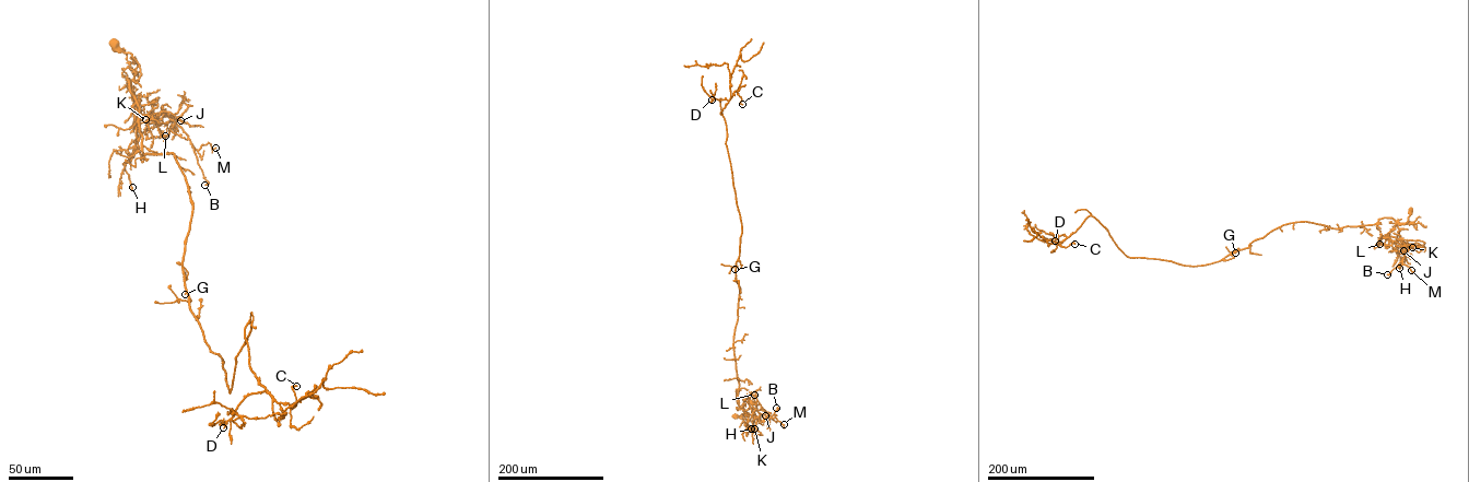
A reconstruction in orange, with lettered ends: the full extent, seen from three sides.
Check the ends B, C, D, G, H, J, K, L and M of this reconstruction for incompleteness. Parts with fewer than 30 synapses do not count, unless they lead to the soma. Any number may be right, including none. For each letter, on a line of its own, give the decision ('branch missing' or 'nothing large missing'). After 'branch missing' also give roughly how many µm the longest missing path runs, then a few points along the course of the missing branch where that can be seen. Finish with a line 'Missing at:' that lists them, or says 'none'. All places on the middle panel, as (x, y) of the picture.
B: nothing large missing
C: nothing large missing
D: nothing large missing
G: branch missing; missing 70 µm; course (735, 269), (738, 286)
H: nothing large missing
J: nothing large missing
K: nothing large missing
L: nothing large missing
M: nothing large missing
Missing at: G

